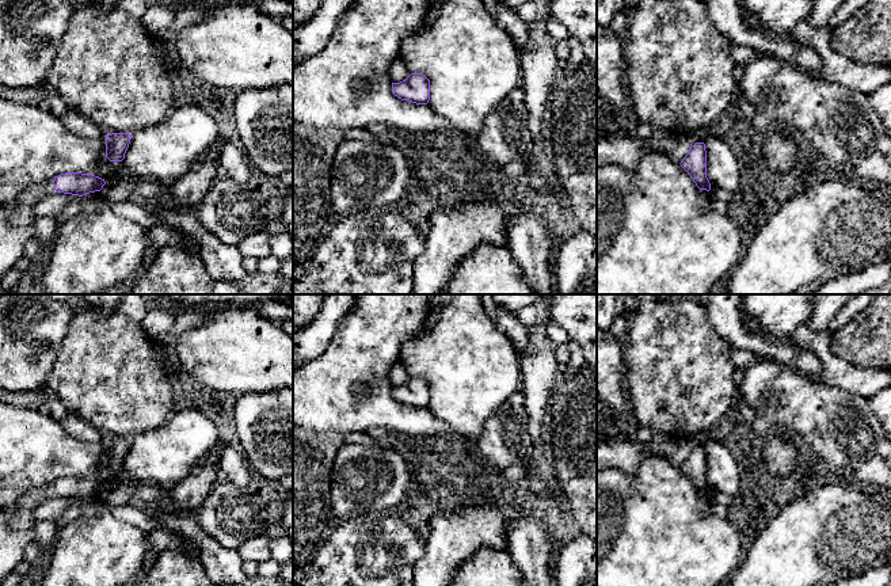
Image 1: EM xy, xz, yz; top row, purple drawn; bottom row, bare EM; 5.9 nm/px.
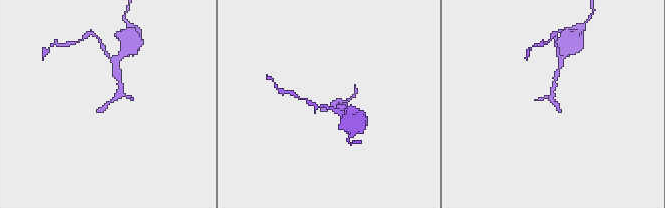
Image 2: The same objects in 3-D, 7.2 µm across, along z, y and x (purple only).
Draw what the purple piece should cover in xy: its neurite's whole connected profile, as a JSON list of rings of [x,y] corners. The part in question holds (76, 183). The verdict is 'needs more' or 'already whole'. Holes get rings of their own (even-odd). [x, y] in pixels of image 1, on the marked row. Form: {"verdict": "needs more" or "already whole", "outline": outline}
{"verdict": "needs more", "outline": [[[65,172],[52,182],[35,184],[12,202],[0,205],[0,279],[23,256],[24,247],[33,239],[35,216],[33,206],[43,197],[64,193],[83,197],[100,191],[104,179],[81,172]]]}

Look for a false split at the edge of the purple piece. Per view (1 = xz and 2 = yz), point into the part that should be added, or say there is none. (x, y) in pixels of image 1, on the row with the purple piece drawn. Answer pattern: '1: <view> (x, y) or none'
1: none
2: none

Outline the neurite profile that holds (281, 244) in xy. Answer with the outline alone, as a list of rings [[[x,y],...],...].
[[[270,221],[264,232],[269,235],[271,255],[281,262],[285,260],[293,252],[290,235],[275,221]]]

